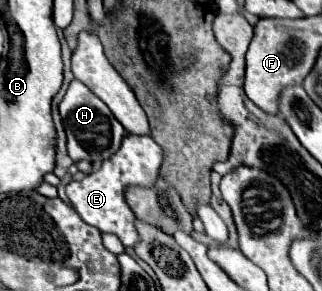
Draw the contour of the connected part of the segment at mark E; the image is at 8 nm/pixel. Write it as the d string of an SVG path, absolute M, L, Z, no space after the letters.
M126 135L122 139L120 149L108 157L102 167L90 175L86 175L80 181L72 181L66 185L66 195L76 209L76 213L90 223L92 227L98 227L102 233L116 235L124 247L134 247L138 241L138 233L134 227L134 213L124 203L124 189L130 185L140 187L152 187L158 179L158 171L162 165L164 153L160 145L152 137L138 137L138 135Z

